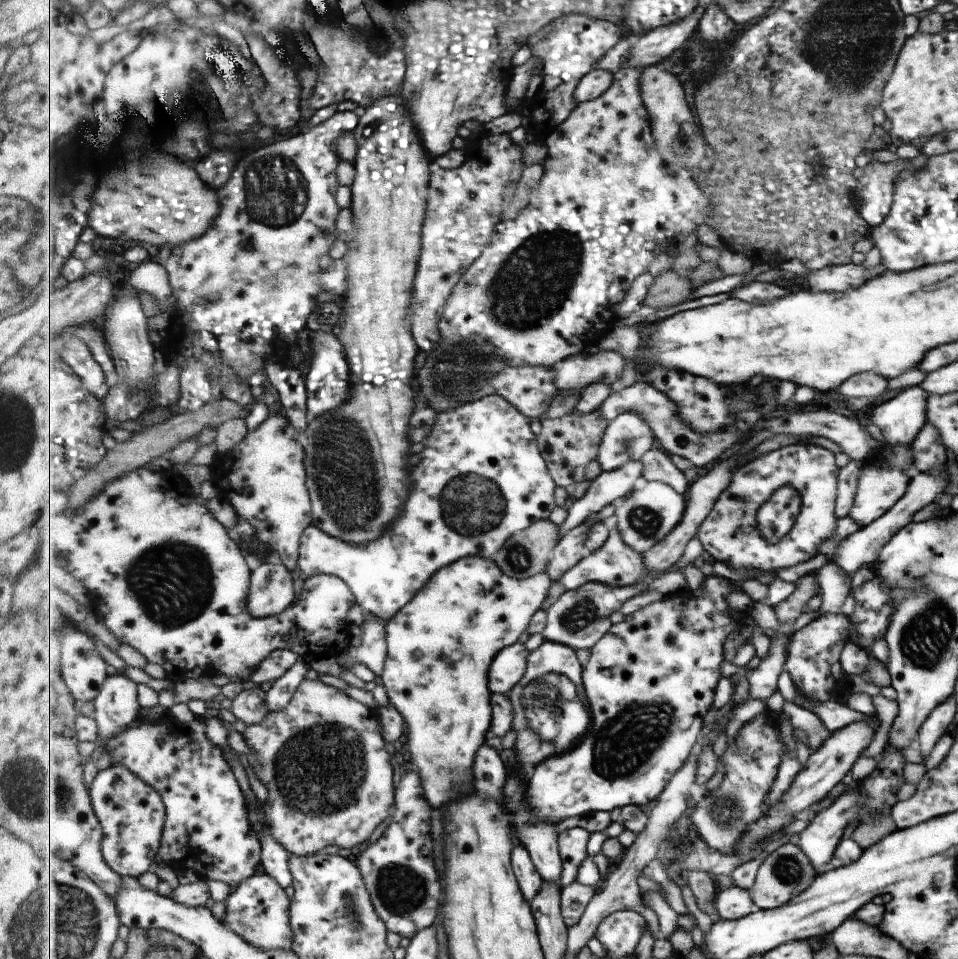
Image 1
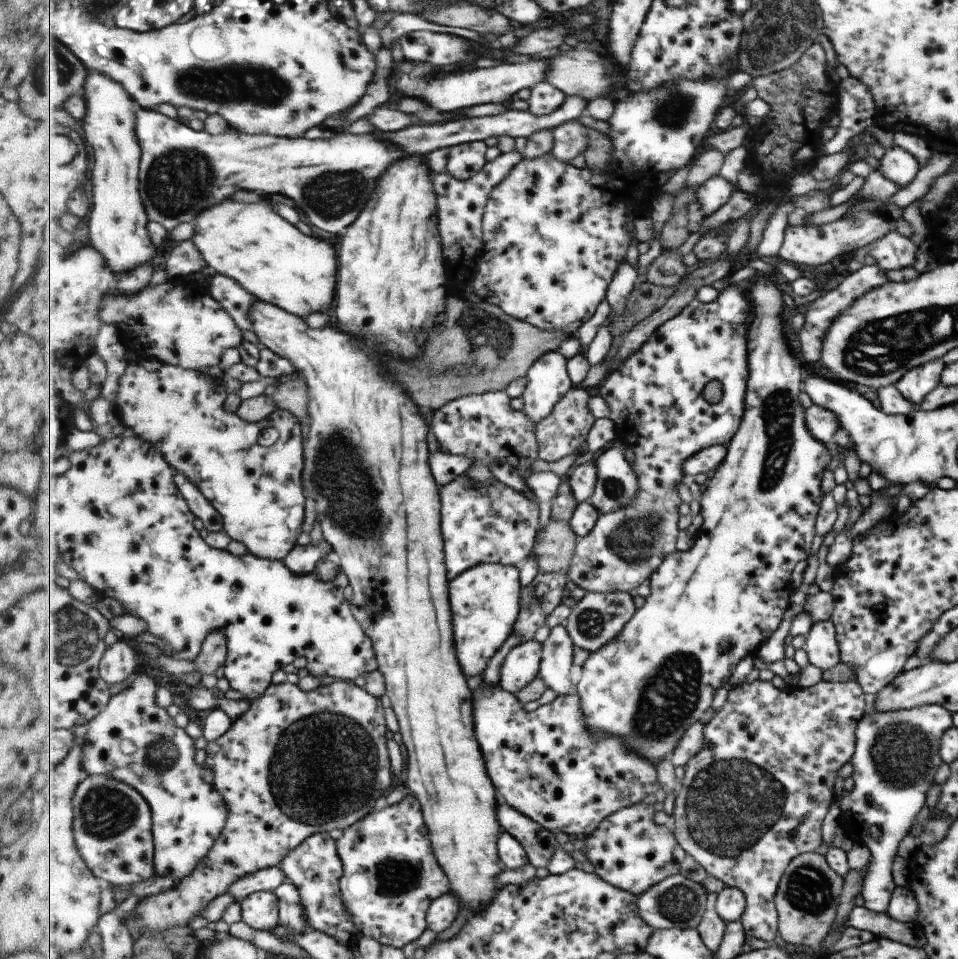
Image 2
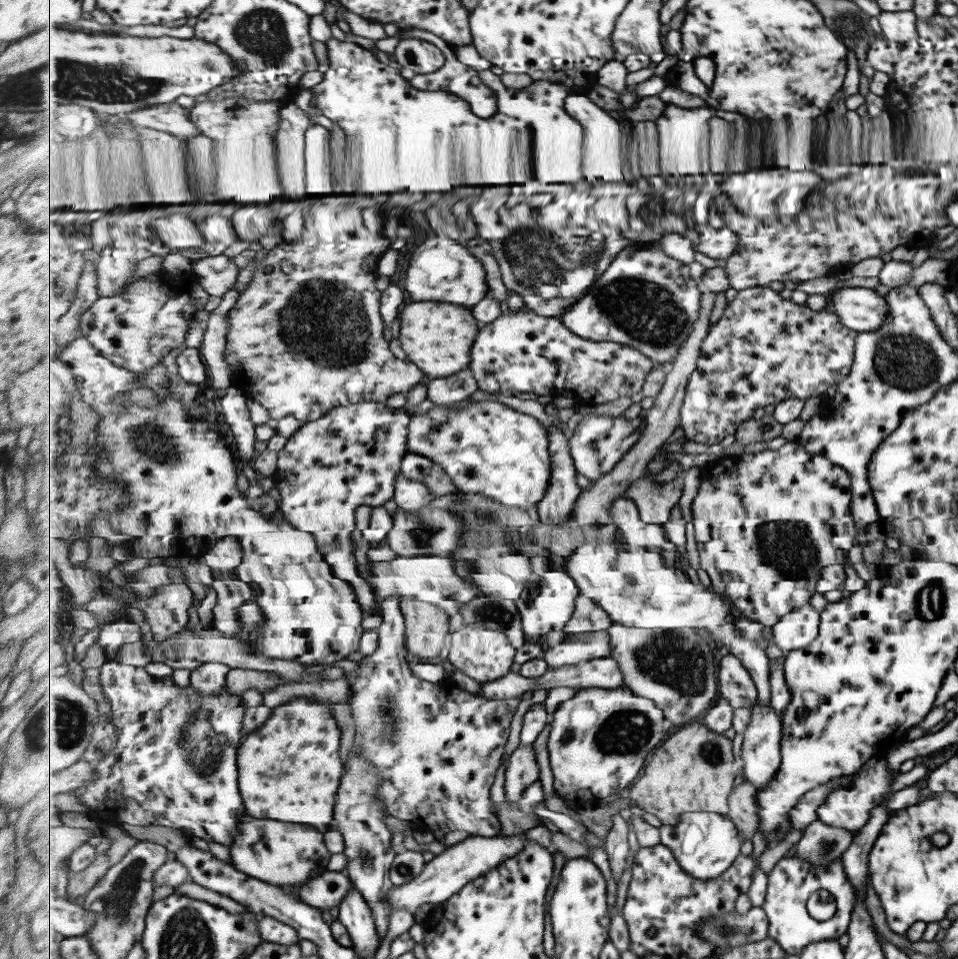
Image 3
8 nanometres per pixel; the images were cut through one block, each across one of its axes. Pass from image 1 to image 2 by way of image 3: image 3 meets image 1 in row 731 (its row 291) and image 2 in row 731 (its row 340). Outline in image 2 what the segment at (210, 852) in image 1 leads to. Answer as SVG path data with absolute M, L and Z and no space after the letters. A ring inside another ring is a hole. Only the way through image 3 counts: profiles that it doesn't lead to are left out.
M135 672L130 685L111 697L107 708L90 722L90 731L83 746L83 766L90 775L109 775L138 789L154 813L154 837L156 874L173 876L178 882L205 862L205 858L219 840L230 812L225 797L201 778L202 755L184 729L177 728L165 707L159 704L158 688L162 683L149 674Z

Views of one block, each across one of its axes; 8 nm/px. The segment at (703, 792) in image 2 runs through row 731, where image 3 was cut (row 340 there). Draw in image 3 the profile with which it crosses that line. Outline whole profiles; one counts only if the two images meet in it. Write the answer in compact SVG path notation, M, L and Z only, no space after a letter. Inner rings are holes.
M769 285L739 291L728 303L723 316L710 326L697 369L689 380L680 418L685 436L701 444L719 444L723 438L735 435L742 422L749 421L757 408L767 404L777 406L791 397L807 400L825 392L829 386L837 385L849 375L853 366L855 333L849 327L837 324L833 308L825 306L819 311L810 310L806 305L785 300Z

